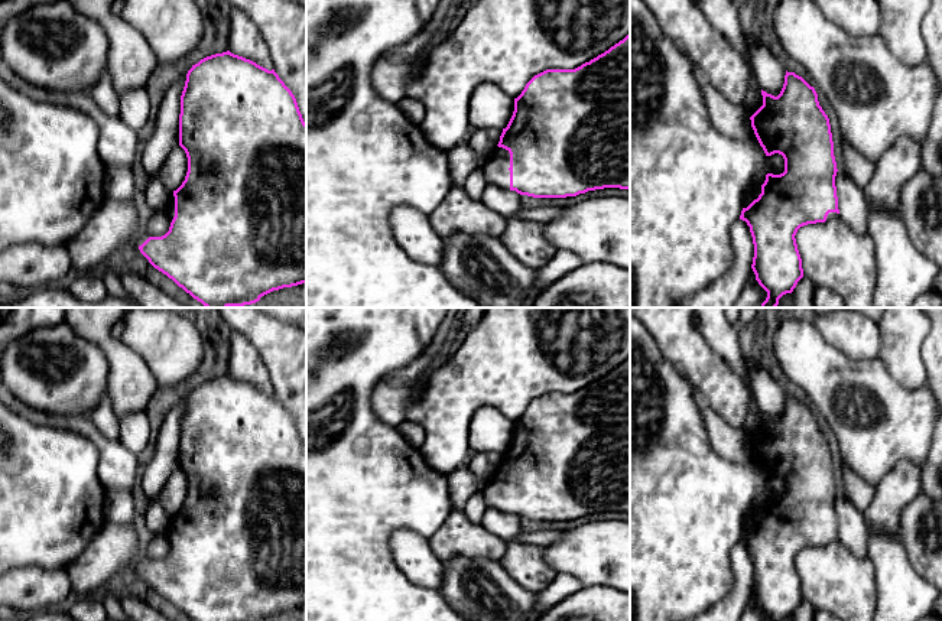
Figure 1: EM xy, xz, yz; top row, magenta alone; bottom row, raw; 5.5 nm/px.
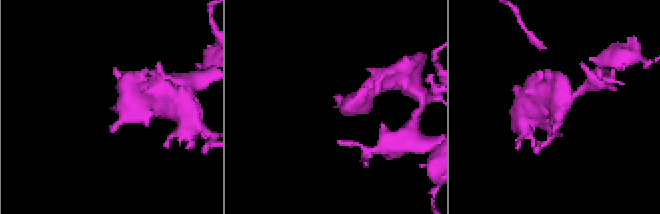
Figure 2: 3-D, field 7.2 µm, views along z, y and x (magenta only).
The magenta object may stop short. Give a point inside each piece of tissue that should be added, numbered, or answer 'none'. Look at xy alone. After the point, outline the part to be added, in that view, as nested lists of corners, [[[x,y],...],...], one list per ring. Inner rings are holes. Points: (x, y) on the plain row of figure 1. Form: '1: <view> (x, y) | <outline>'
1: xy (171, 527) | [[[173,516],[169,520],[166,536],[168,536],[169,544],[172,546],[172,543],[175,540],[175,520],[173,520]]]

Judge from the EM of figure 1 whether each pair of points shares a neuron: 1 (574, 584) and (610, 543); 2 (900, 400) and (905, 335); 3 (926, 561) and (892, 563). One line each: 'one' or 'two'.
1: two
2: two
3: two

